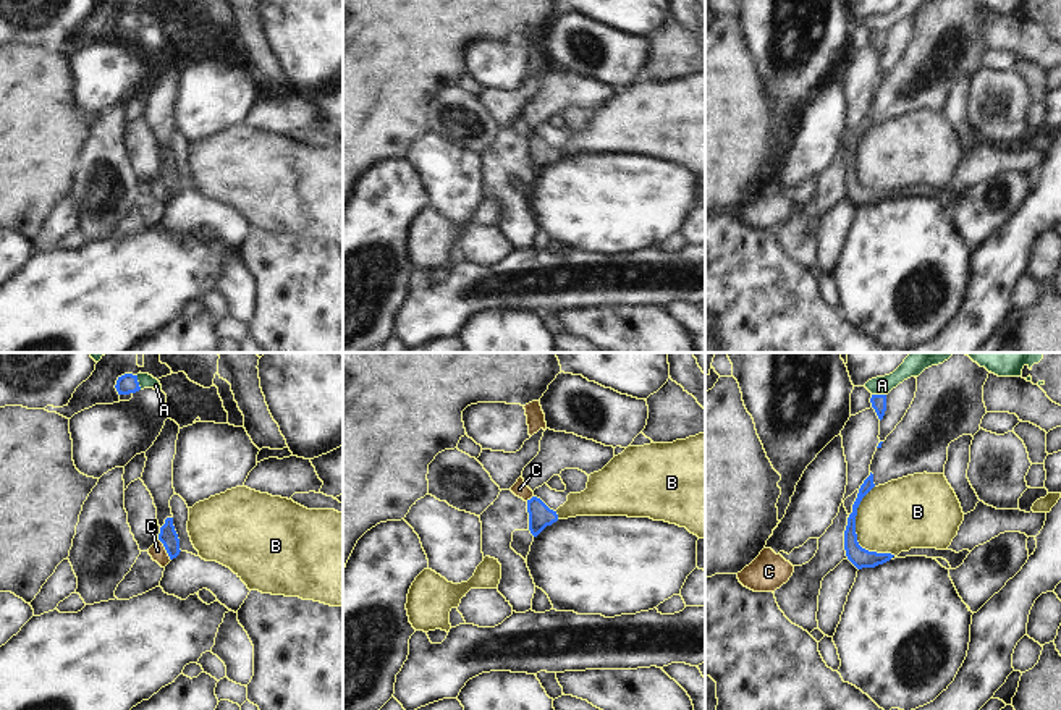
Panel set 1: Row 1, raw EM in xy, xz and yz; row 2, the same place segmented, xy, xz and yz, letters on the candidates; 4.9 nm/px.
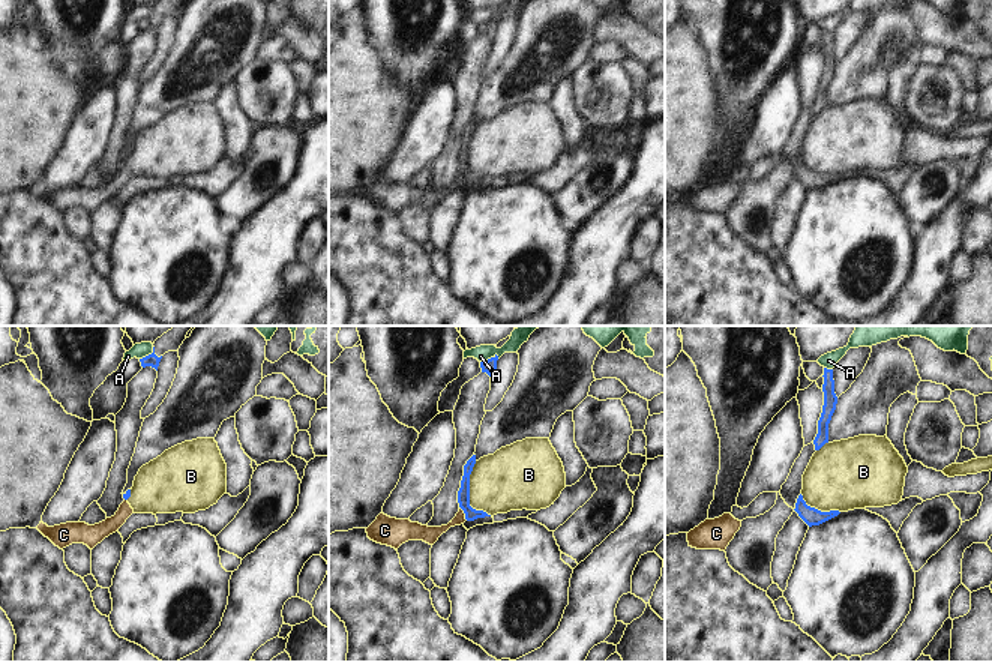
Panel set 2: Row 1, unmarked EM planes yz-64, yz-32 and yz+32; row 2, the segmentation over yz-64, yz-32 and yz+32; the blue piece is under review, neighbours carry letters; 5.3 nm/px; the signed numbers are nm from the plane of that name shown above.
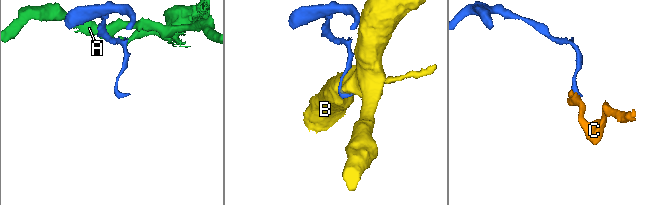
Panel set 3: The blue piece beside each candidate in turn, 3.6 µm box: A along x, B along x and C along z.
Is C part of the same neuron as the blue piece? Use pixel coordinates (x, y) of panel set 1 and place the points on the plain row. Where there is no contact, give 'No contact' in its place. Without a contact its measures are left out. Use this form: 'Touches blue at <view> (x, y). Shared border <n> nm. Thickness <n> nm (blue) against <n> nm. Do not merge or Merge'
Touches blue at xy (165, 186). Shared border 130 nm. Thickness 90 nm (blue) against 80 nm. Do not merge

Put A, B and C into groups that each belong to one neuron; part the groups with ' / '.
A / B C

